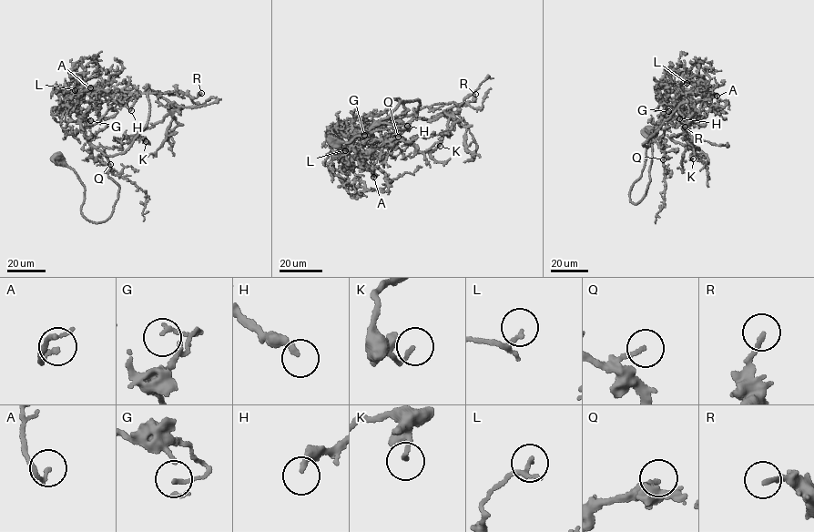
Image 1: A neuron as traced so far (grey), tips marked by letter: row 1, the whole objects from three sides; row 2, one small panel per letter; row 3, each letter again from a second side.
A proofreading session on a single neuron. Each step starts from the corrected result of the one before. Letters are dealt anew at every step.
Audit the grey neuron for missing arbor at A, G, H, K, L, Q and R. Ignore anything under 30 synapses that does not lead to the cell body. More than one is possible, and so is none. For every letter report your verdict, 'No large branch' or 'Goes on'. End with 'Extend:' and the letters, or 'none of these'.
A: Goes on
G: No large branch
H: Goes on
K: No large branch
L: No large branch
Q: No large branch
R: No large branch
Extend: A, H

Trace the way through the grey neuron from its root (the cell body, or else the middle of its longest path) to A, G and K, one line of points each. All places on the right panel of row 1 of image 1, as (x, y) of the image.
A: (650, 131), (630, 191), (634, 204), (648, 189), (667, 103), (717, 96)
G: (650, 131), (641, 177), (630, 191), (634, 204), (650, 181), (651, 144), (663, 104), (663, 112), (668, 111)
K: (650, 131), (631, 202), (650, 181), (652, 139), (644, 144), (686, 102), (693, 158)

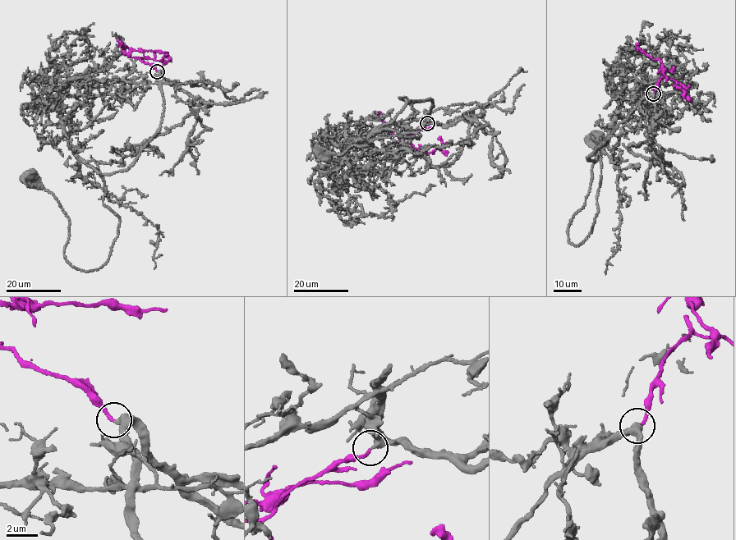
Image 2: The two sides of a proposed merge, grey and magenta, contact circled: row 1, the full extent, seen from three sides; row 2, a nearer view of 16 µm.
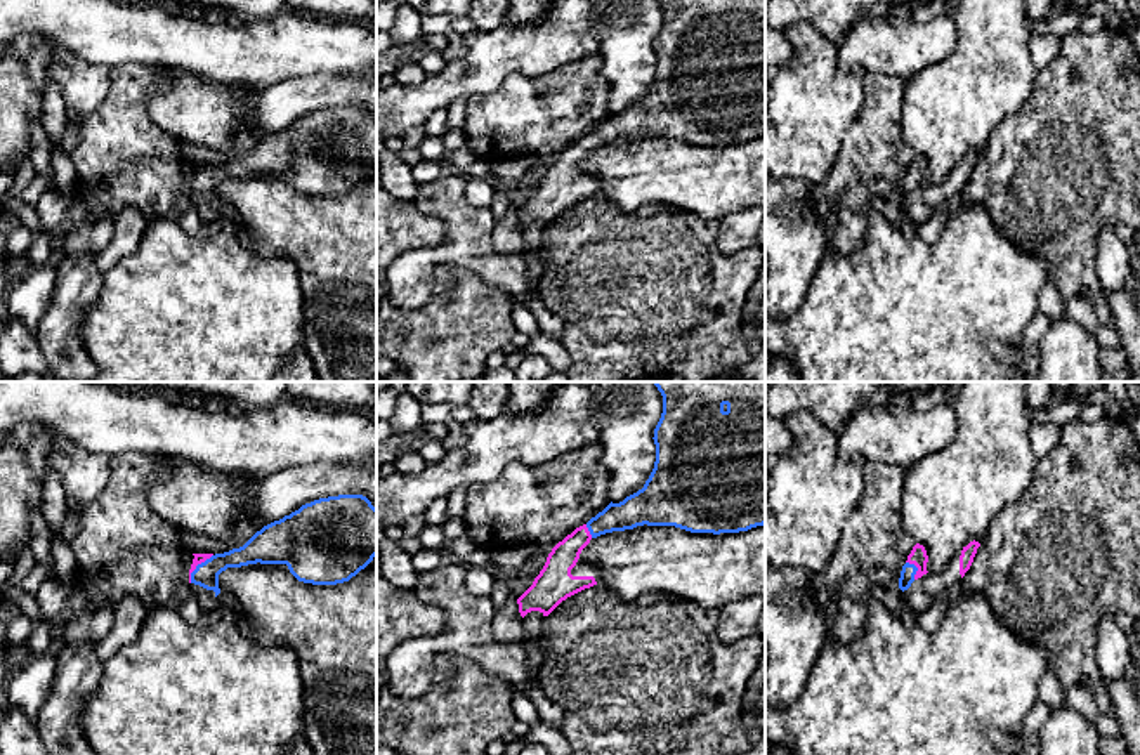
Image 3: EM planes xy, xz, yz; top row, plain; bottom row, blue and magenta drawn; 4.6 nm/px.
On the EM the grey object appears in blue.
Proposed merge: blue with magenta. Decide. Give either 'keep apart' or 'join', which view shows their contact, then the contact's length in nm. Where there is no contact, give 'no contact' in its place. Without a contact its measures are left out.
join; contact in xy; length 170 nm

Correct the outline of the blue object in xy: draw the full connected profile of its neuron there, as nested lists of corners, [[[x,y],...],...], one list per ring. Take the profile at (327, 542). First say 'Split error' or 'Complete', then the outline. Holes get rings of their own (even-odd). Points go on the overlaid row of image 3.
Split error. [[[363,495],[319,498],[224,554],[193,554],[189,583],[220,594],[219,574],[248,564],[286,564],[304,583],[349,581],[377,555],[377,509]]]

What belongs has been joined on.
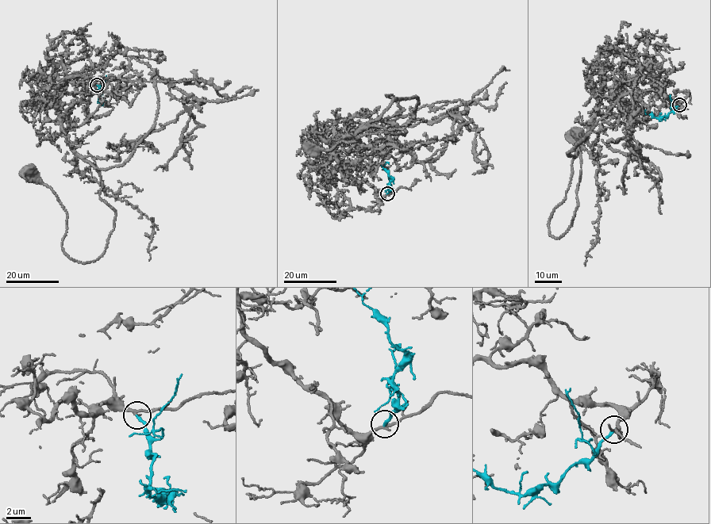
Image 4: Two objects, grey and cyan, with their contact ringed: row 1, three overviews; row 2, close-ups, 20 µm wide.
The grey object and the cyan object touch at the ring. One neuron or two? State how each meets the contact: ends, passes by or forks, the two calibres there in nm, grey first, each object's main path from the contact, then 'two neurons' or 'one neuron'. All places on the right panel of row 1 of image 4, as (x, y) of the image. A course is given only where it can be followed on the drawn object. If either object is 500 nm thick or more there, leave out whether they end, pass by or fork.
grey passes by; cyan ends; calibres 220 and 220 nm; course grey (680, 104), (661, 90), (606, 90), (580, 152), (571, 224), (557, 238), (547, 226), (578, 134); course cyan (680, 104), (666, 116), (654, 117), (646, 112), (647, 114); one neuron

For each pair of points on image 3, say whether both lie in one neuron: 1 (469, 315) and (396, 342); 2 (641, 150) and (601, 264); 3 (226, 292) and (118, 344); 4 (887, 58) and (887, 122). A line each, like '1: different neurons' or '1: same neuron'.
1: same neuron
2: different neurons
3: same neuron
4: different neurons

